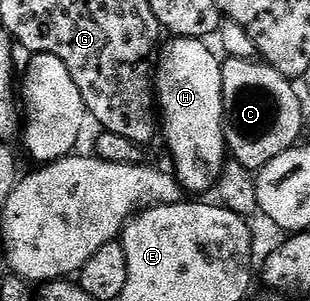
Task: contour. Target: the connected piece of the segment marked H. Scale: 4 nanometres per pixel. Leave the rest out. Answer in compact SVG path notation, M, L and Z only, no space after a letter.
M169 38L169 43L159 48L154 63L154 90L158 111L162 116L162 139L168 142L168 151L176 162L174 174L185 192L208 191L217 186L226 162L224 146L224 98L222 97L222 63L202 39Z

